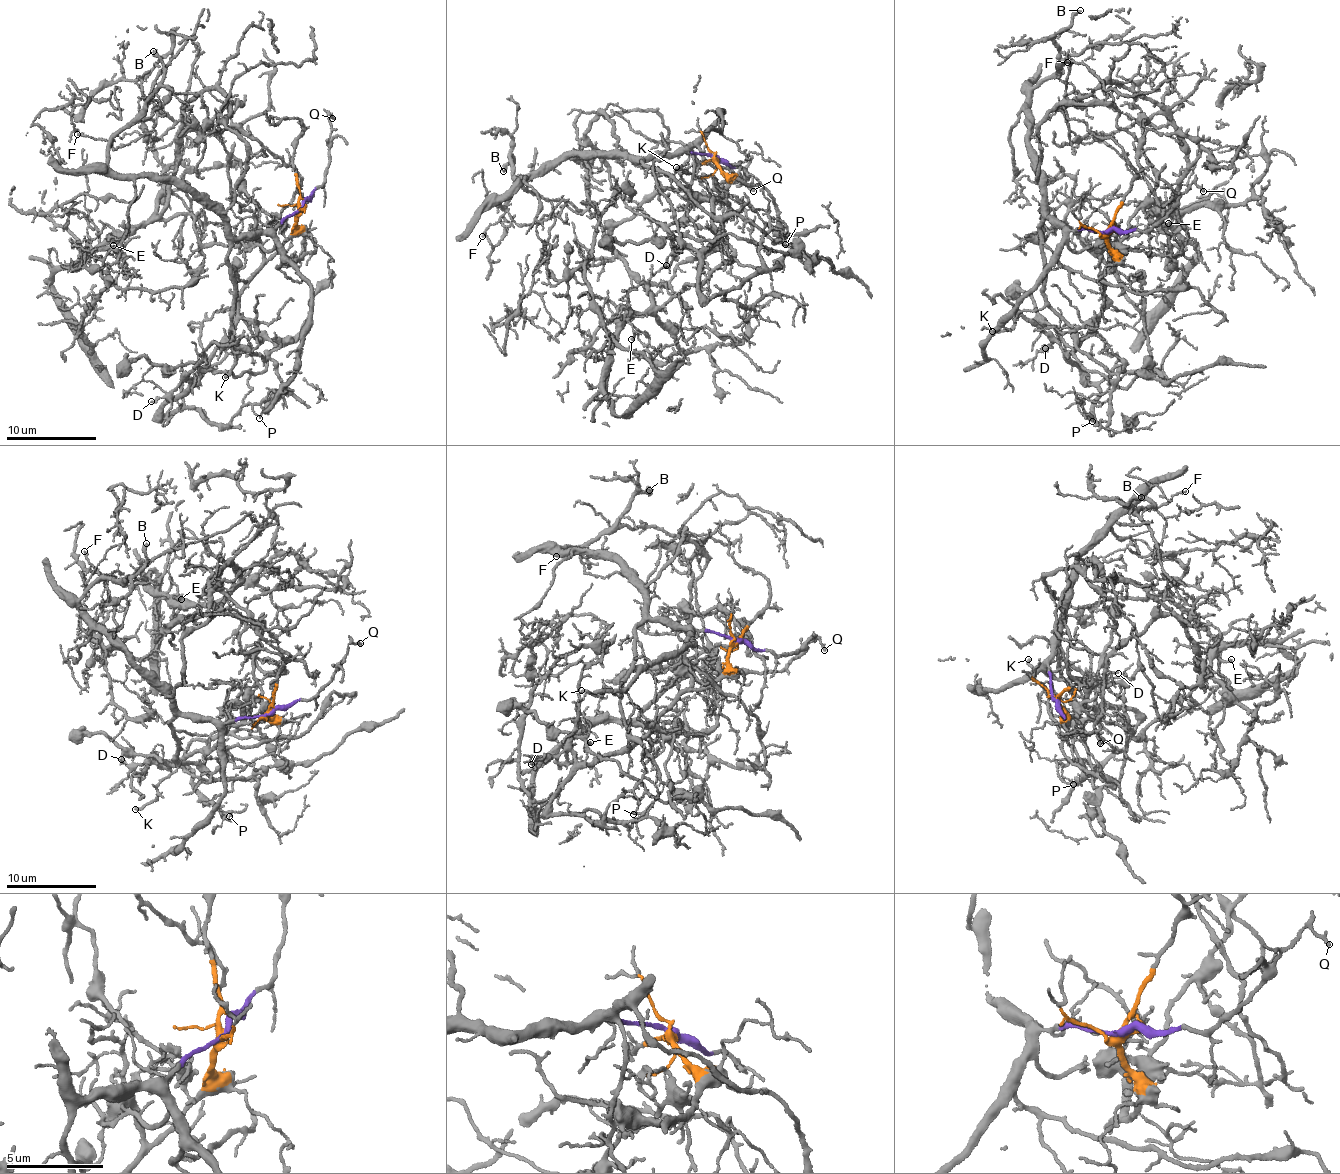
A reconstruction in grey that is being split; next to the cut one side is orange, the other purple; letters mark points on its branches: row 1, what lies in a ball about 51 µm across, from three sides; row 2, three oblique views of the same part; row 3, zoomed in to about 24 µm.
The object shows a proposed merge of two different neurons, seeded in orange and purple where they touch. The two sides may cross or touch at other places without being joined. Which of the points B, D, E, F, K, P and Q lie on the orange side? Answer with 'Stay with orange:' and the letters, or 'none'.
Stay with orange: D, E, P

